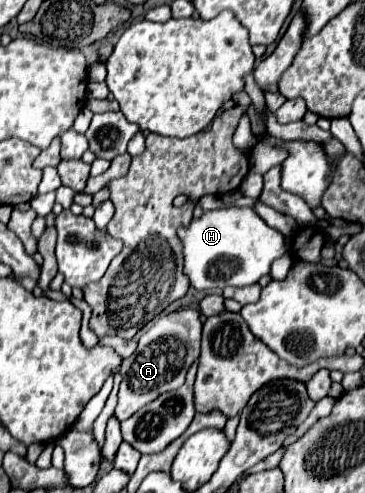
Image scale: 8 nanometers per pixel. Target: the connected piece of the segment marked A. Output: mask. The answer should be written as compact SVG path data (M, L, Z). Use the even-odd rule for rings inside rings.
M182 309L168 315L162 315L138 341L136 353L124 359L122 363L122 385L118 391L118 421L128 419L132 413L154 401L158 395L170 389L178 389L184 383L188 367L200 355L200 337L202 337L202 321L200 313L194 309Z

